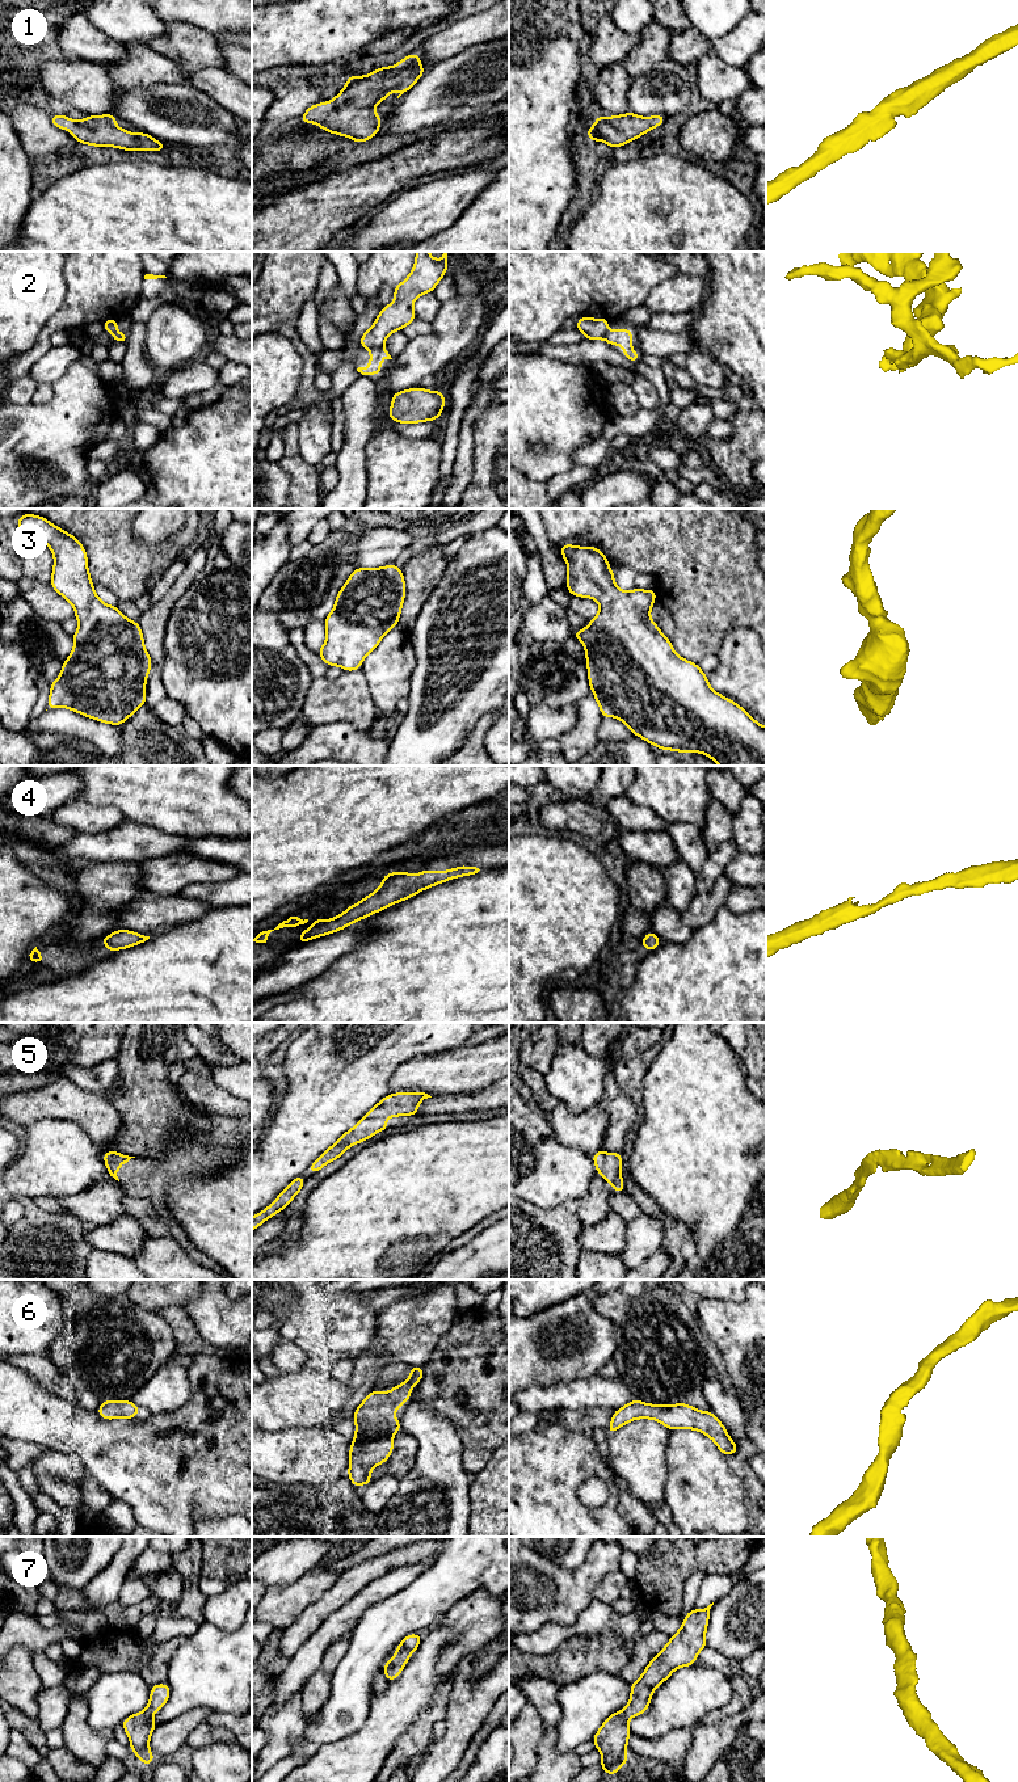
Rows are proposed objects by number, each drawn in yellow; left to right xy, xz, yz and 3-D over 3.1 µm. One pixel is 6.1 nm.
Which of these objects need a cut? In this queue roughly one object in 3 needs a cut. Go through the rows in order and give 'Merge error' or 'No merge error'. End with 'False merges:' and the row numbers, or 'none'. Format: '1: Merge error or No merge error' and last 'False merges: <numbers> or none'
1: No merge error
2: Merge error
3: No merge error
4: No merge error
5: No merge error
6: No merge error
7: No merge error
False merges: 2

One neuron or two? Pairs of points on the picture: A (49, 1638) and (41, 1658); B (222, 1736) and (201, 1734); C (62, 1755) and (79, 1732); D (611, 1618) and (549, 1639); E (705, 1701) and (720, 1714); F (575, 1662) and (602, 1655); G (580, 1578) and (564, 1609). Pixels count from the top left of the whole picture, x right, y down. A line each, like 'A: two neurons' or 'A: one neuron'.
A: two neurons
B: one neuron
C: two neurons
D: one neuron
E: two neurons
F: one neuron
G: one neuron

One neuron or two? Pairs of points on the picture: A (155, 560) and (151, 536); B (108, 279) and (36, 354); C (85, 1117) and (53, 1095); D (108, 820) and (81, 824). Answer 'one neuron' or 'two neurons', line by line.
A: two neurons
B: one neuron
C: one neuron
D: one neuron

